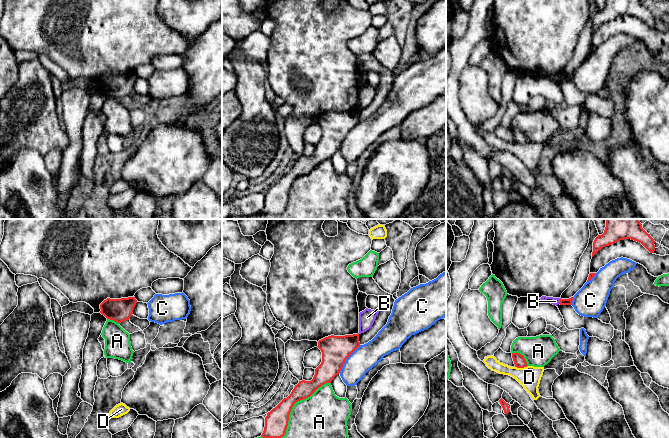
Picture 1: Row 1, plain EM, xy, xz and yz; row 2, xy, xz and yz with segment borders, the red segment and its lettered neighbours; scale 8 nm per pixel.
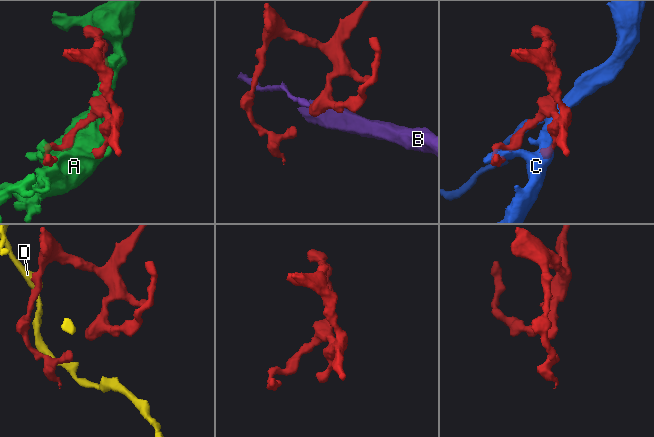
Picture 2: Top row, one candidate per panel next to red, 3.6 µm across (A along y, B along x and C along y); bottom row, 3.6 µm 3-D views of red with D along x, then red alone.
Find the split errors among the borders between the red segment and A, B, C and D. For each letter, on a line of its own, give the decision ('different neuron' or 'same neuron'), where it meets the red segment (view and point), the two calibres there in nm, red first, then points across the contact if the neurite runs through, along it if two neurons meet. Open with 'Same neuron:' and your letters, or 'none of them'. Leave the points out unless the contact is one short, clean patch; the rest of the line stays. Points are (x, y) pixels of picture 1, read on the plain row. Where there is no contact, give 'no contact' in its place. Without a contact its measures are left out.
Same neuron: none of them
A: different neuron; meets red in xz at (289, 189); 190 nm thick on the red side, 480 nm on the other
B: different neuron; meets red in yz at (560, 77); 50 nm thick on the red side, 60 nm on the other; border along yz (560, 74), (558, 79)
C: different neuron; meets red in xz at (346, 134); 220 nm thick on the red side, 200 nm on the other
D: different neuron; meets red in yz at (521, 143); 90 nm thick on the red side, 180 nm on the other; border along yz (527, 141), (515, 143)

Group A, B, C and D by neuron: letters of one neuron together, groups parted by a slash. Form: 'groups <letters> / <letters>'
groups A / B / C / D

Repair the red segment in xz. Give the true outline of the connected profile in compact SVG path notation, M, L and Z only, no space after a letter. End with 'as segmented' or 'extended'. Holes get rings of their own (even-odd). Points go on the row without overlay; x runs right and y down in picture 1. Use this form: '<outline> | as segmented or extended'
M359 109L345 112L331 111L319 116L317 123L322 128L322 138L315 145L313 155L299 157L291 170L267 189L261 213L273 215L283 213L294 180L310 173L322 161L331 159L334 153L340 149L346 135L359 122Z | as segmented

